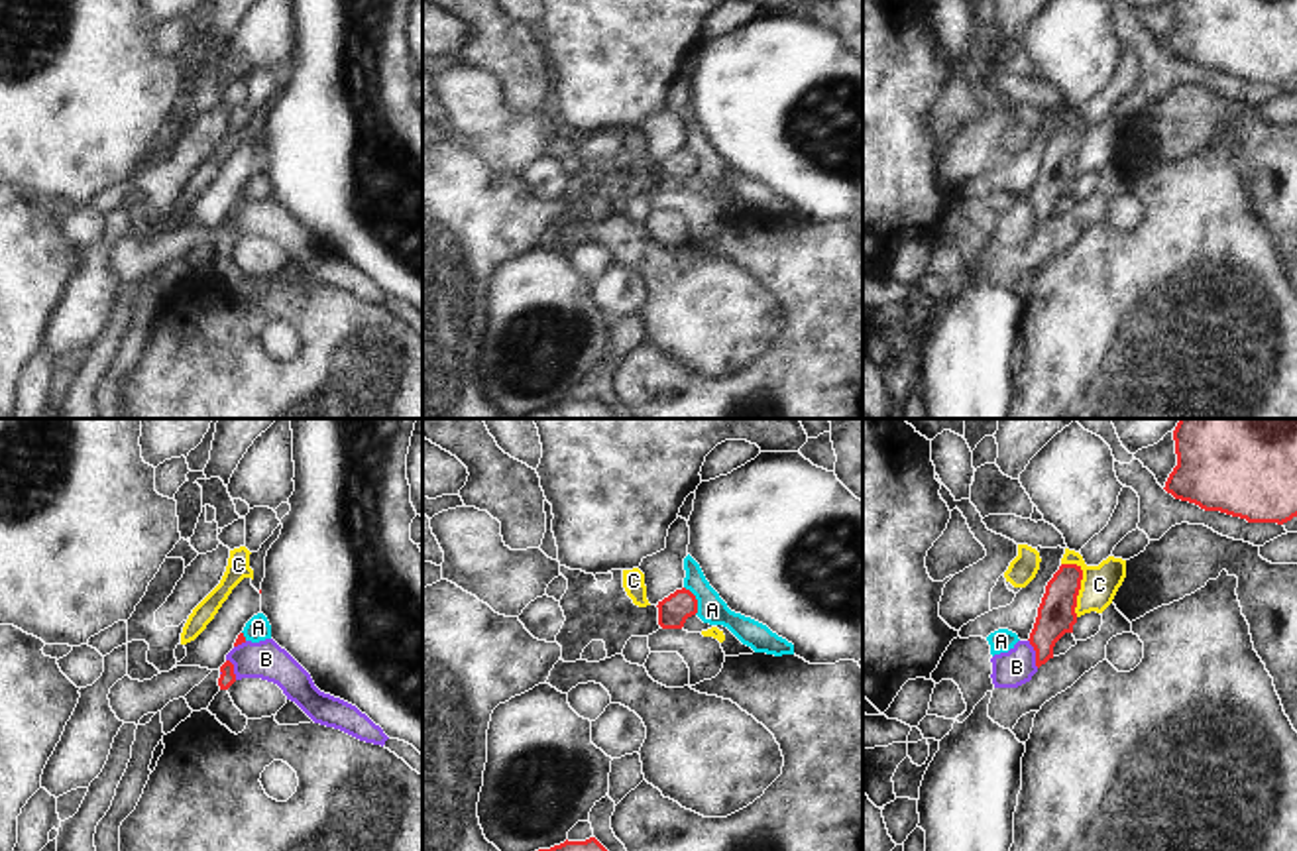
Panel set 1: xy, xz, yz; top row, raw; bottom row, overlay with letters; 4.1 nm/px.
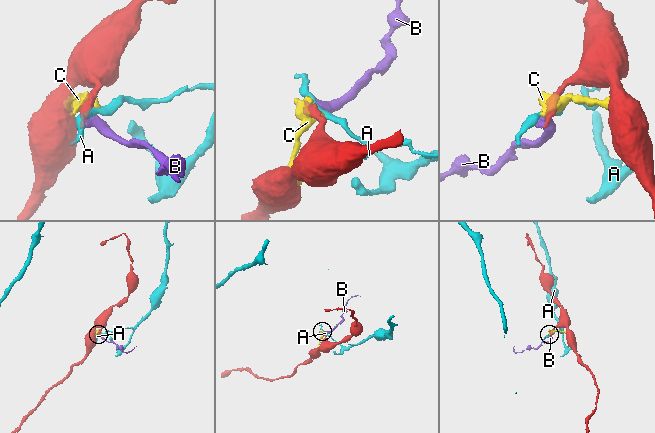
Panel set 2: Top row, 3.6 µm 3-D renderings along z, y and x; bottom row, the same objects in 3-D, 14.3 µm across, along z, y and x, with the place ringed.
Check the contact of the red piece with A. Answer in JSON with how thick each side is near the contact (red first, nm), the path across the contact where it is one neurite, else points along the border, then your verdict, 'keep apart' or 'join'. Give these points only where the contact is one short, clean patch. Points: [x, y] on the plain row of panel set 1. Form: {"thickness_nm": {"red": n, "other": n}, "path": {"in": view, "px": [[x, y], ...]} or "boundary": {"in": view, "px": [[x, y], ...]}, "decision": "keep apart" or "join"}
{"thickness_nm": {"red": 130, "other": 120}, "boundary": {"in": "xz", "px": [[684, 146], [696, 160], [696, 173]]}, "decision": "keep apart"}

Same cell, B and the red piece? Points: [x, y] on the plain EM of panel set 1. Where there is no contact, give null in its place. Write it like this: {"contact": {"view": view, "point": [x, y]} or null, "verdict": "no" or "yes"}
{"contact": {"view": "yz", "point": [1036, 213]}, "verdict": "no"}

